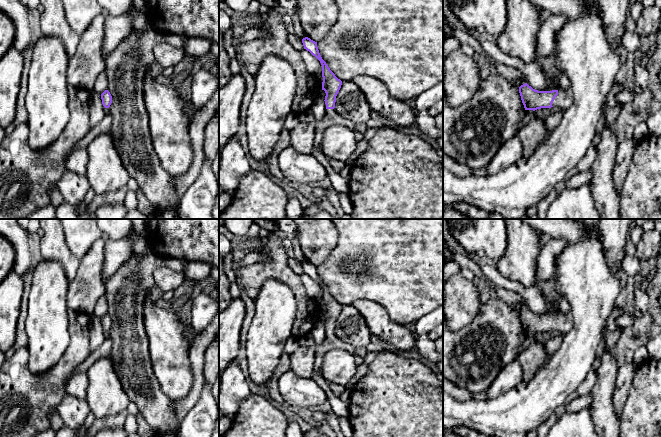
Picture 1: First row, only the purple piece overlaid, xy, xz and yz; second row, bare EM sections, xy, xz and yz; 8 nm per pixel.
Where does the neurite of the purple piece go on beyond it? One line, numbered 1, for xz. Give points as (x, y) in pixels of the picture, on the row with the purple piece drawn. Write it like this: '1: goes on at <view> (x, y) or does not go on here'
1: goes on at xz (331, 117)

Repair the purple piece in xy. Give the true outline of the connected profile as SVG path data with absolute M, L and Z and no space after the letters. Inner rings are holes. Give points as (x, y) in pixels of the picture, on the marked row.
M108 90L101 94L102 104L105 108L109 108L112 103L112 96Z

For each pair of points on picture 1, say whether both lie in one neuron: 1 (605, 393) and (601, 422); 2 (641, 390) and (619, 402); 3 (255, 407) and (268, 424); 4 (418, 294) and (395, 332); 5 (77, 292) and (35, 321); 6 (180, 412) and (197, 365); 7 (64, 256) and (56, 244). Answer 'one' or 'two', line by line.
1: one
2: two
3: one
4: two
5: two
6: one
7: one

